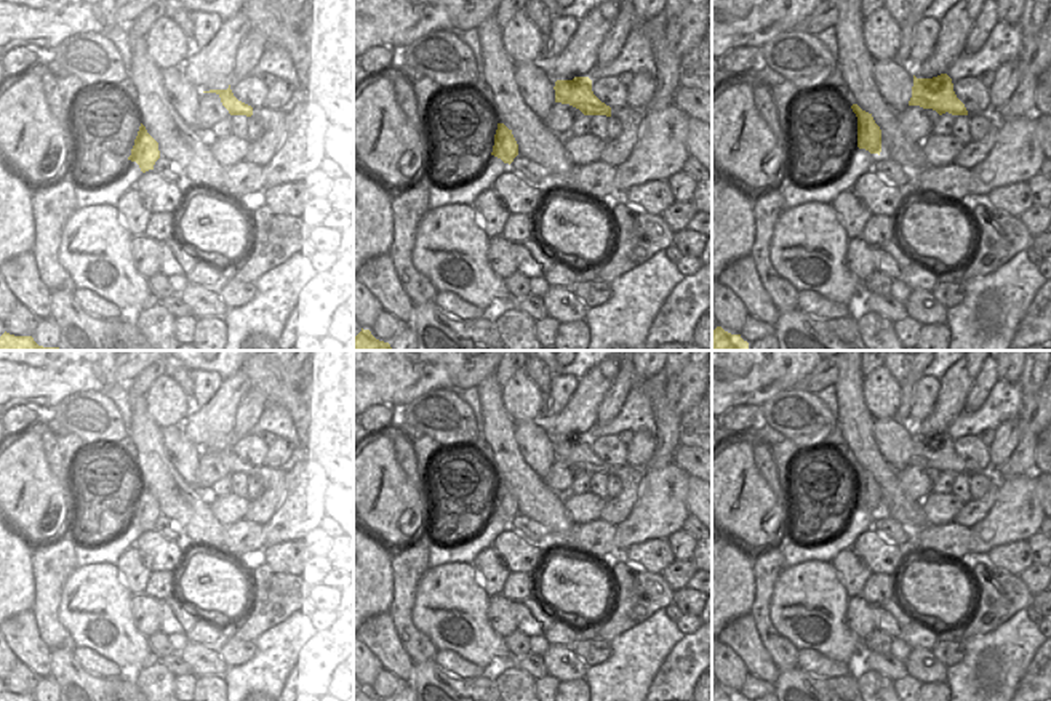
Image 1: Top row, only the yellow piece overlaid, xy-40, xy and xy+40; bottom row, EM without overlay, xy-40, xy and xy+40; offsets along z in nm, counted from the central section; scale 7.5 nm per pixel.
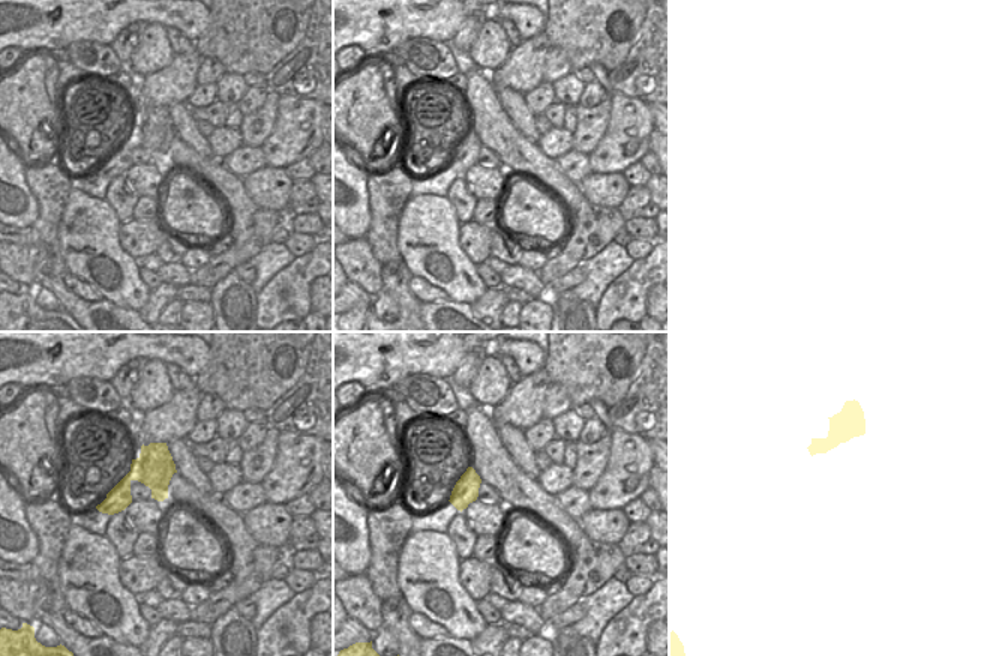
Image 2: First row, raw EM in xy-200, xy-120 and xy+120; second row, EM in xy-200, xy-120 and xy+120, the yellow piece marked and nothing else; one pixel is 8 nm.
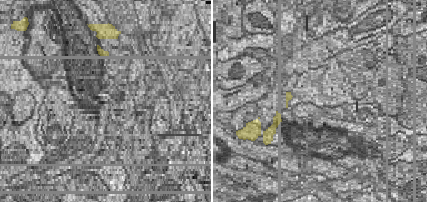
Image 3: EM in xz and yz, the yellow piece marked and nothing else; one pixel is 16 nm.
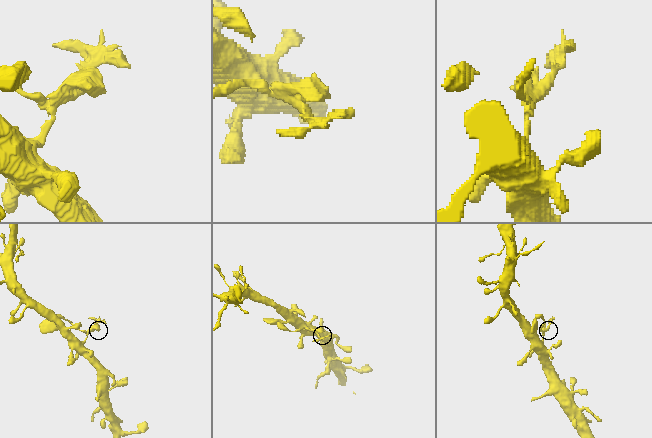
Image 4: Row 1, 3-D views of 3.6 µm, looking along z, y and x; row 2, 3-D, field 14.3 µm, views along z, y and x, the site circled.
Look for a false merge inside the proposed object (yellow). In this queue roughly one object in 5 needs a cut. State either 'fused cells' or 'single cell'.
fused cells

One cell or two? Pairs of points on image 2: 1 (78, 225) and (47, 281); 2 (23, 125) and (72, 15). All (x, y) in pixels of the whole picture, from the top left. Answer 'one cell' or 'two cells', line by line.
1: two cells
2: two cells

